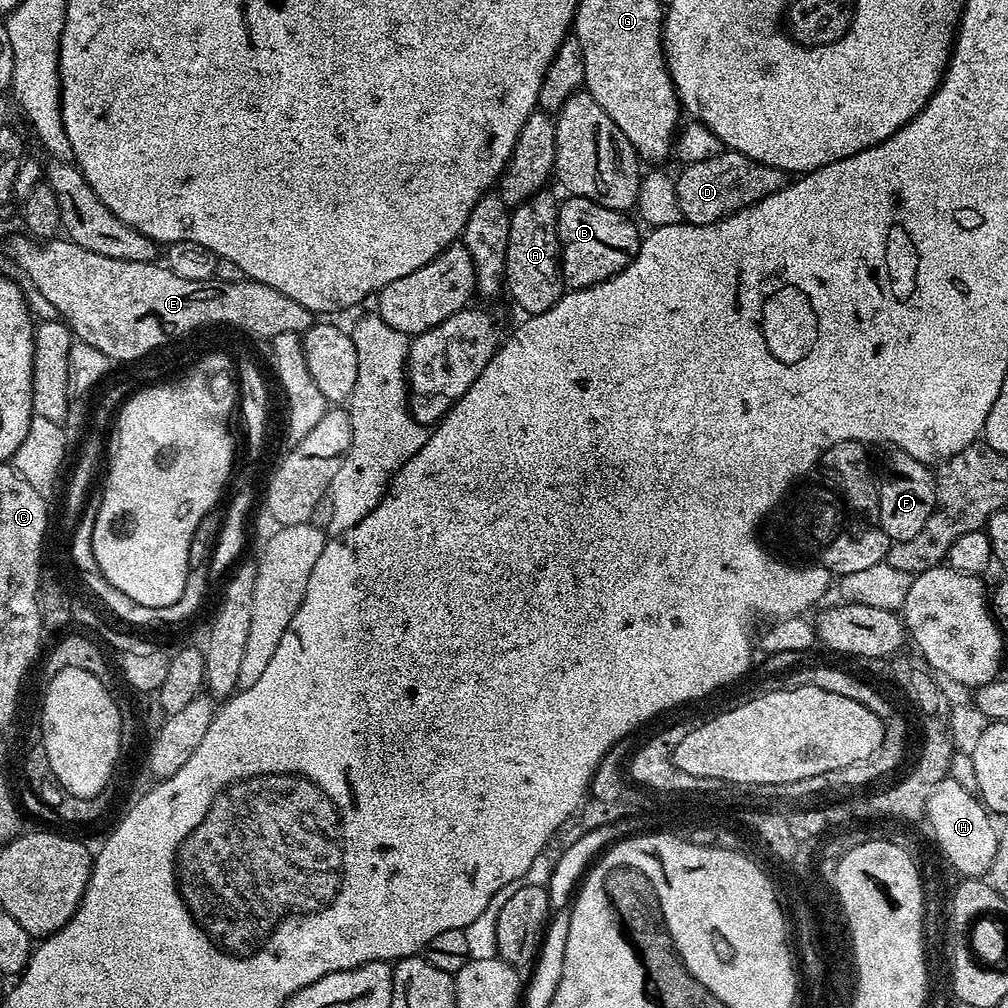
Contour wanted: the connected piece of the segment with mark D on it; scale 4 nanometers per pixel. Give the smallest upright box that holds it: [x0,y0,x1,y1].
[675,150,786,224]

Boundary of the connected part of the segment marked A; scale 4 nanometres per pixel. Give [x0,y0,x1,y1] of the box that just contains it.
[504,192,566,316]

